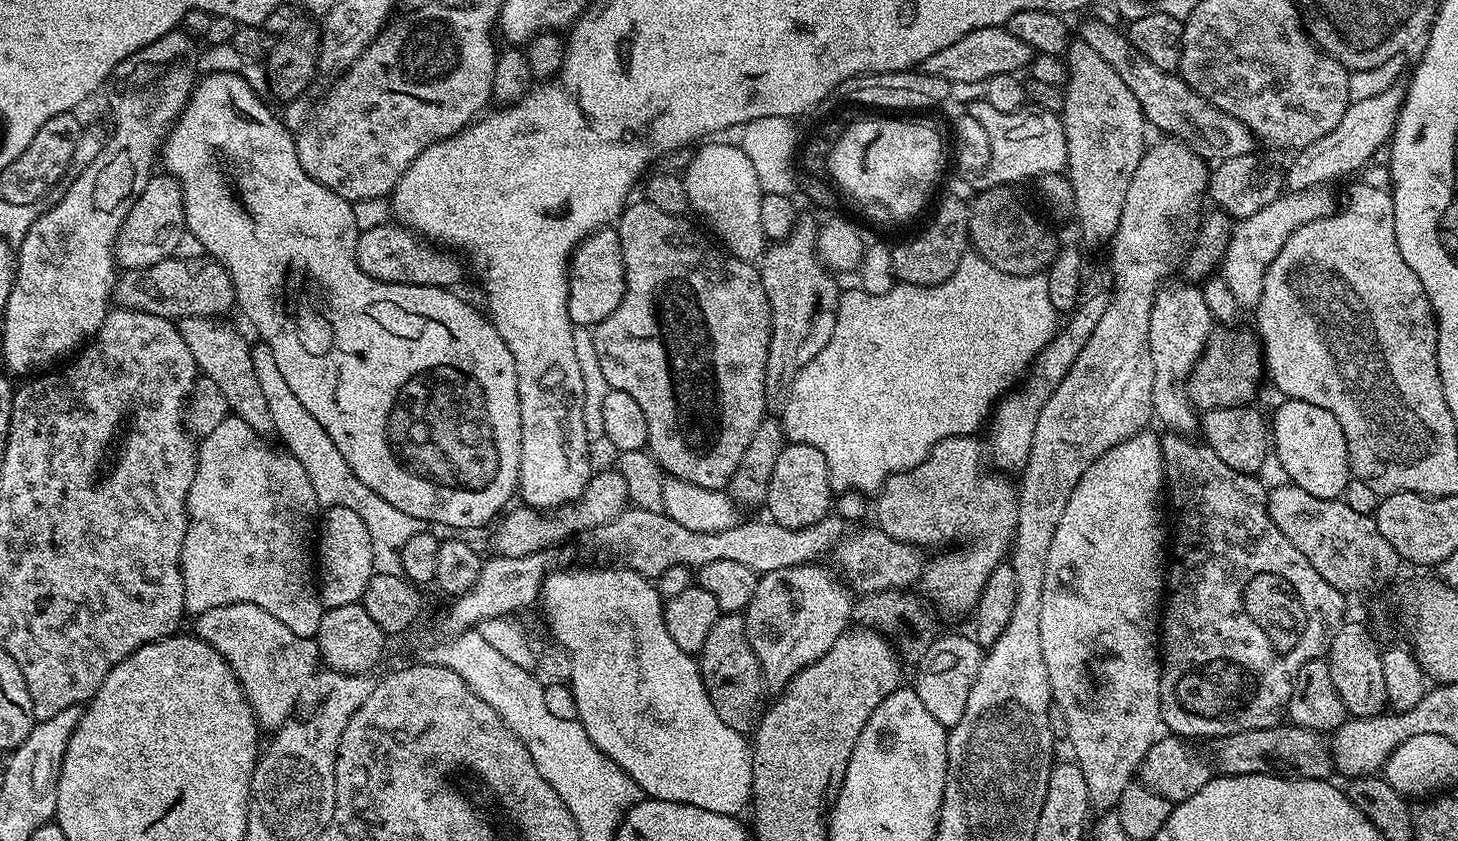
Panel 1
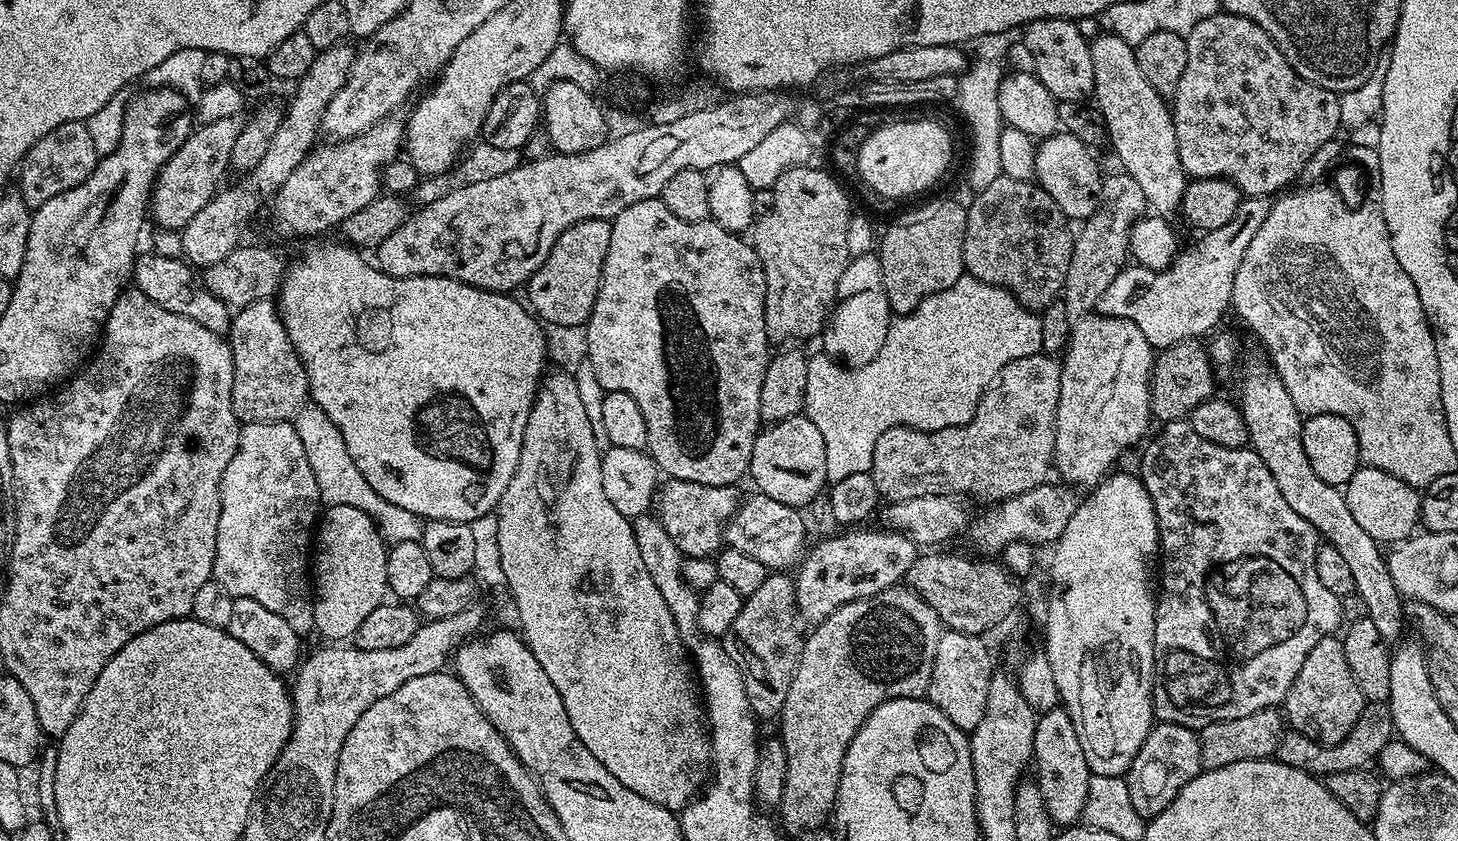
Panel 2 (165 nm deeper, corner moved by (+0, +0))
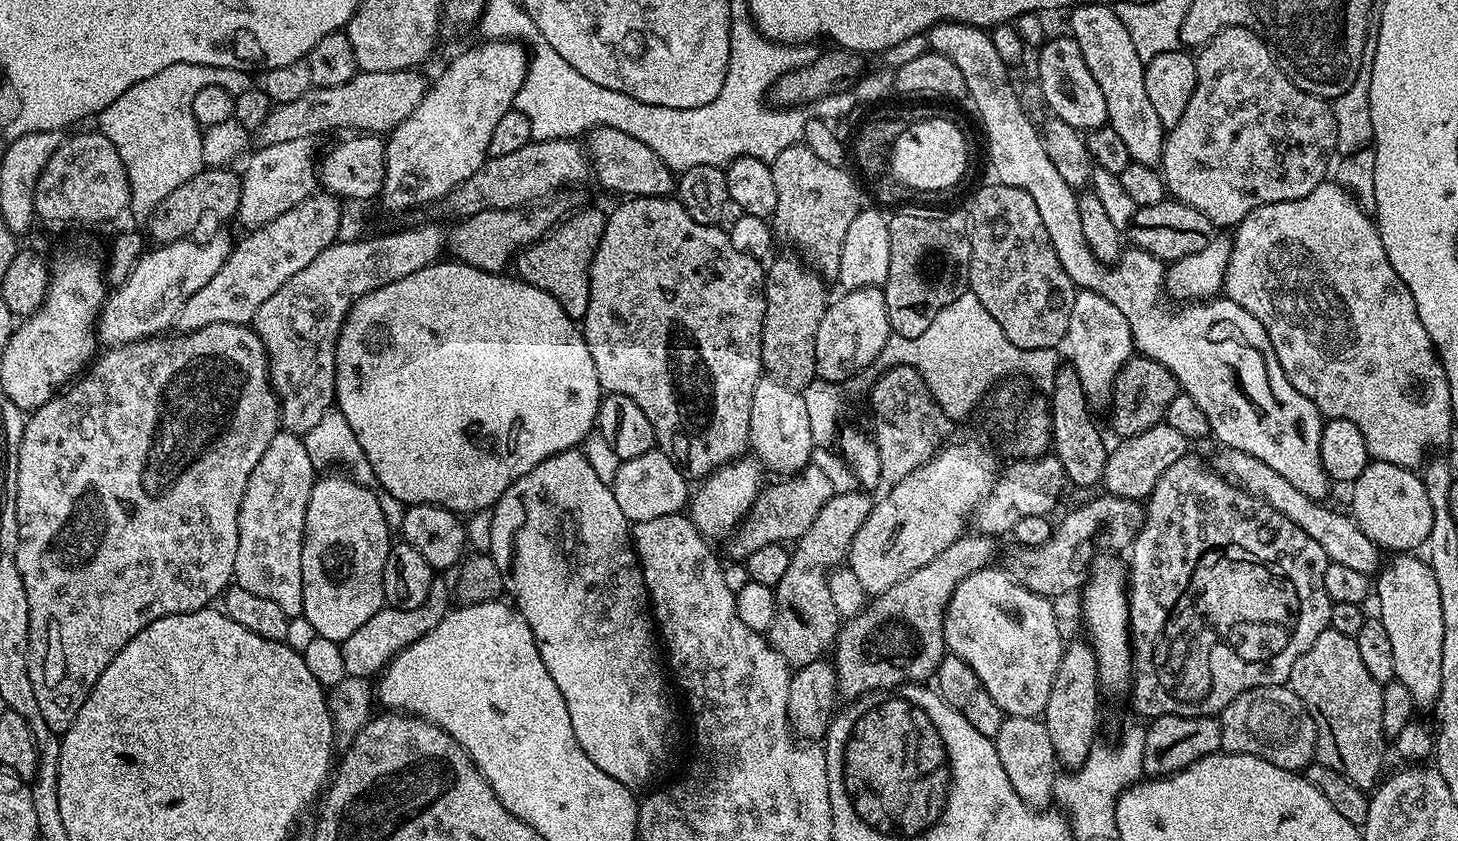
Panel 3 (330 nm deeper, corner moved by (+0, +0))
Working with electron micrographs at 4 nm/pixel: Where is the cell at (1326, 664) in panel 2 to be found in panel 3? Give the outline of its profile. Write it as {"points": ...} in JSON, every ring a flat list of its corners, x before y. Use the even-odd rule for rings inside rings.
{"points":[[1331,627,1318,634,1314,646,1294,662,1287,687,1298,694,1316,723,1315,759,1338,770,1338,774,1354,782,1354,786,1375,789,1384,768,1386,737,1380,726,1384,690,1377,680,1370,678,1370,670,1366,670,1362,654,1358,654,1355,635,1347,636]]}

